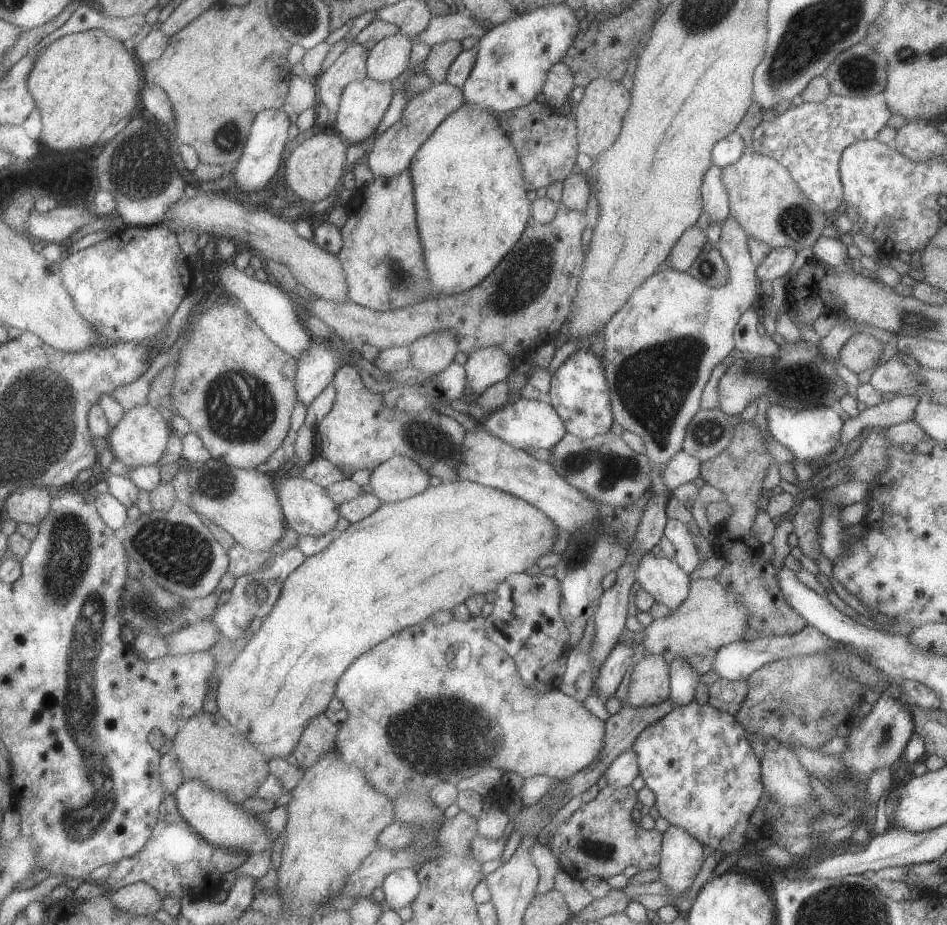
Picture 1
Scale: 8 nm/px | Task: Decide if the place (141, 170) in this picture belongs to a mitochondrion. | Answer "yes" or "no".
yes

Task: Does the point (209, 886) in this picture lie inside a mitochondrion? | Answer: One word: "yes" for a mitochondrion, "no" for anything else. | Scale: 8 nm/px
no

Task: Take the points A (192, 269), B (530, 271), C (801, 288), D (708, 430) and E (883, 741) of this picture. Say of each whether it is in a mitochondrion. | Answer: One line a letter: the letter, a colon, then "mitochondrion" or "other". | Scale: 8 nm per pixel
A: other
B: mitochondrion
C: other
D: mitochondrion
E: mitochondrion

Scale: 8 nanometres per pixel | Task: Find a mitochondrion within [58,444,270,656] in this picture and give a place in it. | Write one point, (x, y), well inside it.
(179, 555)

